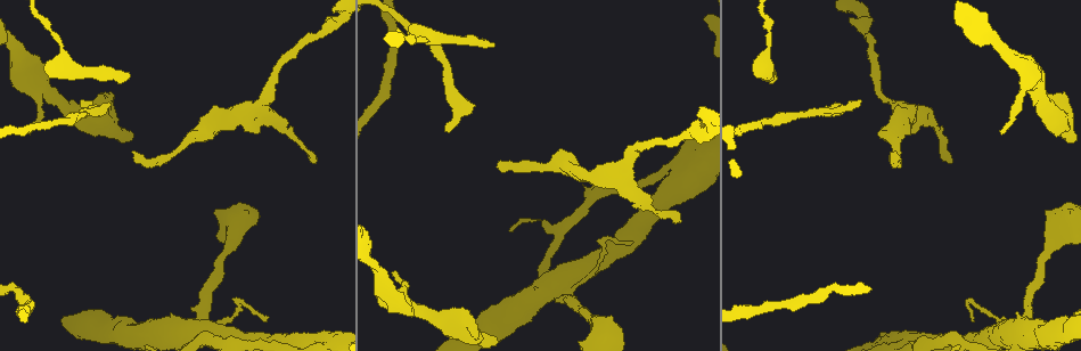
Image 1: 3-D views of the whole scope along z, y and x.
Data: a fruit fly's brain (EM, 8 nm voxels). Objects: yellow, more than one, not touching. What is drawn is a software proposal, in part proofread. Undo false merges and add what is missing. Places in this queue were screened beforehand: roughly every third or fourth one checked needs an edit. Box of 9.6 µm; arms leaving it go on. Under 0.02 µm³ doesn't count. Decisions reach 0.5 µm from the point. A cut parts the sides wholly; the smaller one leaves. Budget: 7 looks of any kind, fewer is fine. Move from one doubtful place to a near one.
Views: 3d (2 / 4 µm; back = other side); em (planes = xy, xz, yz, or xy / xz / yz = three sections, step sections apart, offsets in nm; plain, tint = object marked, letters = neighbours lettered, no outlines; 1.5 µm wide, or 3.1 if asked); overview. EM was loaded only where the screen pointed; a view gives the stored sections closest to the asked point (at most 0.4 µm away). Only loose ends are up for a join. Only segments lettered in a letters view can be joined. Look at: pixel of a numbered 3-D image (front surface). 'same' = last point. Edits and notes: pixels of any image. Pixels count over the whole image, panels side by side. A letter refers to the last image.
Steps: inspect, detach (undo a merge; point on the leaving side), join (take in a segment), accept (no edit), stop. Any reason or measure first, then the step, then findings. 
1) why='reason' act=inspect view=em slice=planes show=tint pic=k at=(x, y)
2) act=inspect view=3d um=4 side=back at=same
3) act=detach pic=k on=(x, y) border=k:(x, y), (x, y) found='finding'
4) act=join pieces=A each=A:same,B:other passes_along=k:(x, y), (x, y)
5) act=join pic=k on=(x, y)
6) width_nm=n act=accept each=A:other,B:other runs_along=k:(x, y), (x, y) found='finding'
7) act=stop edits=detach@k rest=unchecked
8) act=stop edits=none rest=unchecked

why='free end' act=inspect view=em slice=planes show=letters pic=1 at=(492, 46)

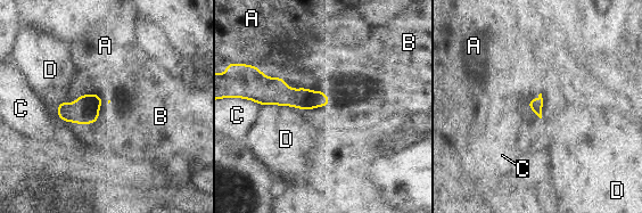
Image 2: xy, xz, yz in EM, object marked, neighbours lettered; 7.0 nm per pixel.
act=join pieces=B each=A:other,B:same,C:other,D:other found='it goes on there'

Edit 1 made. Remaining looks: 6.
act=inspect view=overview

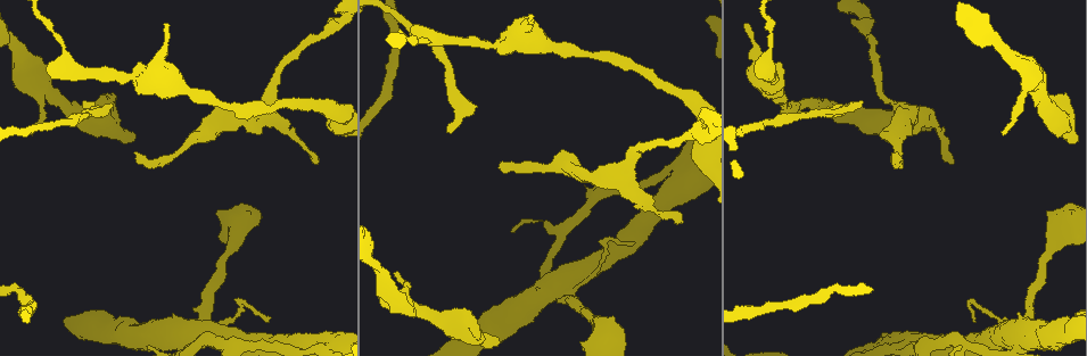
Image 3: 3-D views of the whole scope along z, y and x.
why='end of a long branch' act=inspect view=em slice=xy step=4 show=letters pic=3 at=(82, 101)

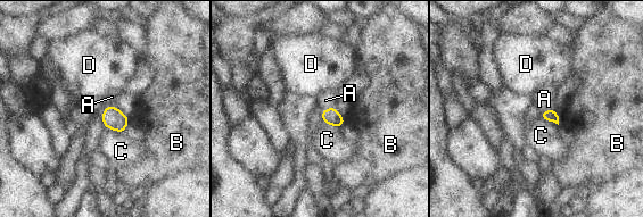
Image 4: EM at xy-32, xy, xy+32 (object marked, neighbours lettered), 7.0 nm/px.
why='another direction' act=inspect view=em slice=xz step=4 show=letters at=same

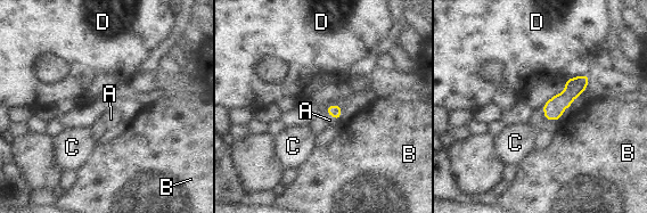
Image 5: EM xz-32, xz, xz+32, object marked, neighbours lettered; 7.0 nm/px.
act=join pieces=A each=A:same,B:other,C:other,D:other passes_along=5:(334, 109), (332, 114), (329, 120) found='the neuron continues'

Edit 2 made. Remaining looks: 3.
act=stop edits=join@2,join@5 rest=unchecked

